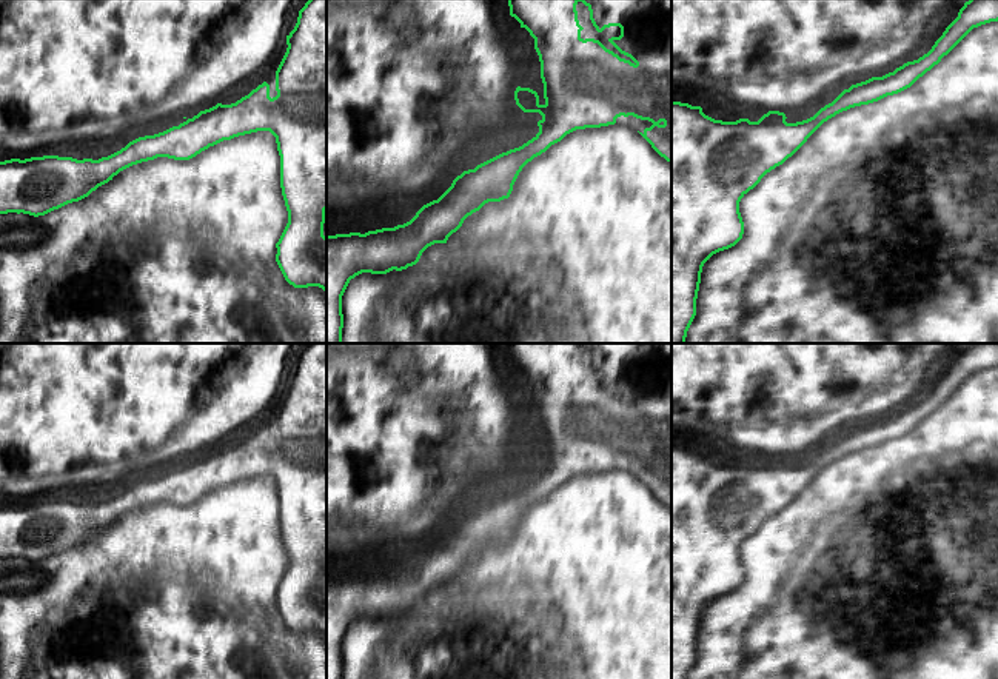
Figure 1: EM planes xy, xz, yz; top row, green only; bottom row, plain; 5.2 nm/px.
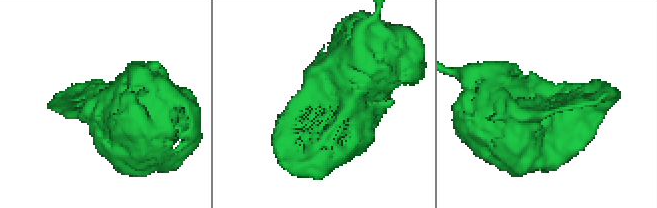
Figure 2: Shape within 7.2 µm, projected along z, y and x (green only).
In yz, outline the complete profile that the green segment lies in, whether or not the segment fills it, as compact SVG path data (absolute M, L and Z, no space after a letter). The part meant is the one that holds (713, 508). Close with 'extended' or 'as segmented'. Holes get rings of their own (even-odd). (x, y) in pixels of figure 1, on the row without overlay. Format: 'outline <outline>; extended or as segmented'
outline M970 343L927 399L882 422L852 430L802 467L787 468L785 459L779 456L769 456L758 467L722 467L705 460L701 451L671 447L671 679L687 679L696 661L702 611L713 599L742 584L739 547L767 517L792 502L824 467L910 433L973 373L990 366L998 366L998 343Z; as segmented

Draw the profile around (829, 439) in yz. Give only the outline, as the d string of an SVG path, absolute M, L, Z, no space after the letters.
M836 419L833 428L826 433L819 440L809 445L802 451L785 454L785 467L796 468L813 462L821 453L832 448L844 434L844 422L841 419Z

